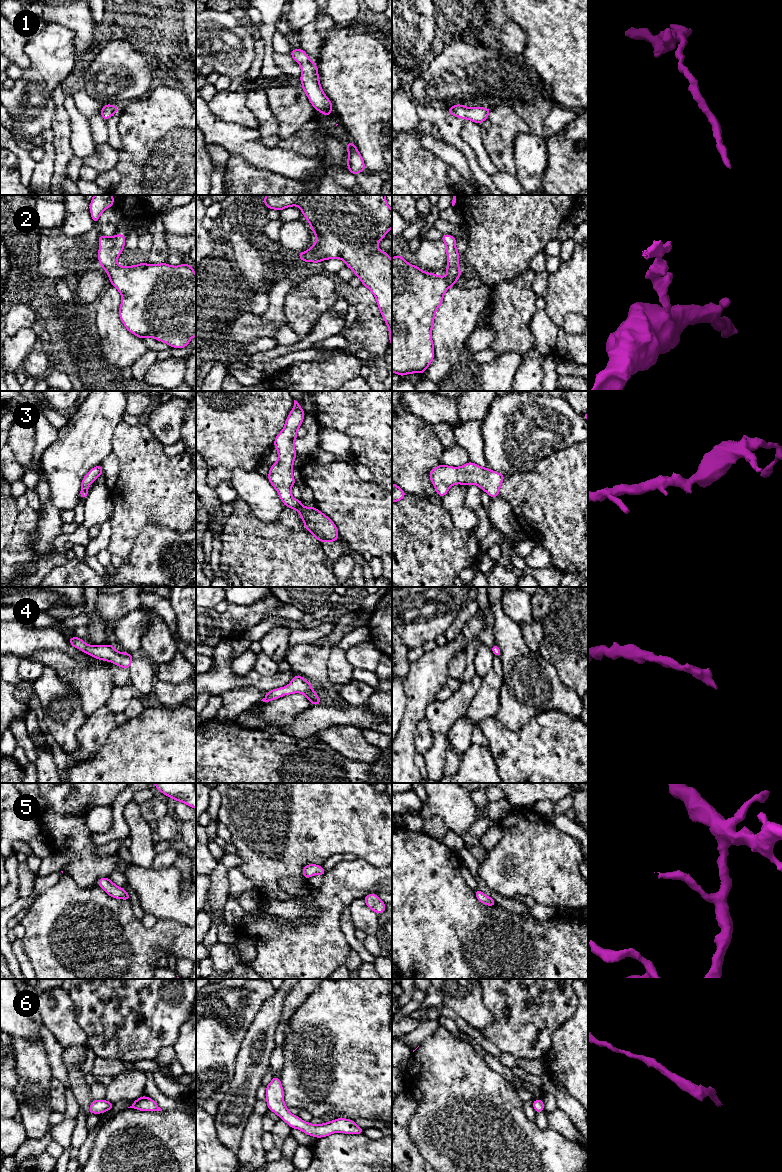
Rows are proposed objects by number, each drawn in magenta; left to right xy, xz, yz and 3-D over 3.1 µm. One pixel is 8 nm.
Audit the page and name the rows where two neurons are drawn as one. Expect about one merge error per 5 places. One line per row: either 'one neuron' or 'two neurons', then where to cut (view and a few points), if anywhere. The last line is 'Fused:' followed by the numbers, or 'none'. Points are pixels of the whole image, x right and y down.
1: one neuron | no cut
2: one neuron | no cut
3: one neuron | no cut
4: one neuron | no cut
5: one neuron | no cut
6: one neuron | no cut
Fused: none

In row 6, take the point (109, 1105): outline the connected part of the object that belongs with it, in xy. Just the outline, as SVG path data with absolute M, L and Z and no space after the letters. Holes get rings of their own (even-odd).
M93 1100L90 1108L89 1108L89 1114L101 1114L105 1111L108 1111L109 1109L113 1109L115 1104L112 1104L109 1101L103 1100Z

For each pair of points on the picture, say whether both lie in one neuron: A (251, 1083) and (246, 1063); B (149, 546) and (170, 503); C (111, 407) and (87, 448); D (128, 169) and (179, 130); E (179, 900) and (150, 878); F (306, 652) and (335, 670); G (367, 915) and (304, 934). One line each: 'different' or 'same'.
A: same
B: different
C: same
D: same
E: same
F: different
G: different

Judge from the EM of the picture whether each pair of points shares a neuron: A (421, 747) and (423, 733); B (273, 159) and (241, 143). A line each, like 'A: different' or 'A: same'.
A: same
B: same

